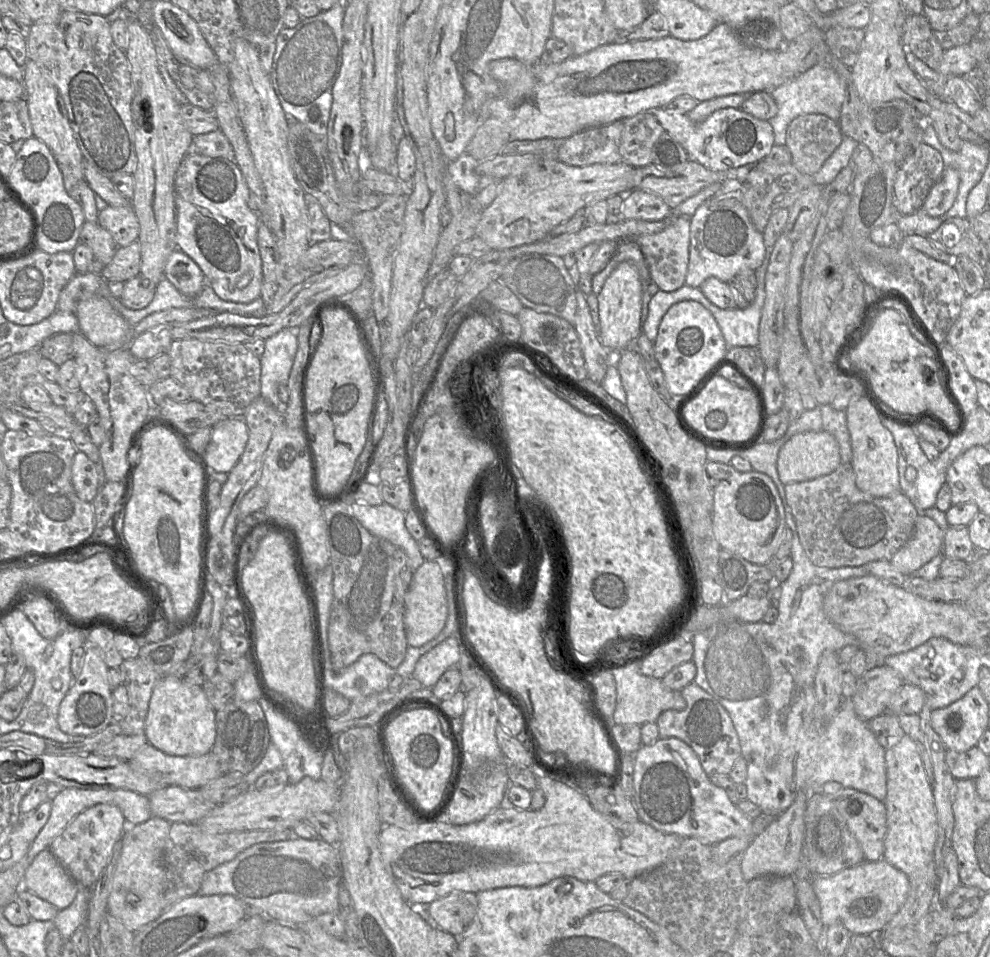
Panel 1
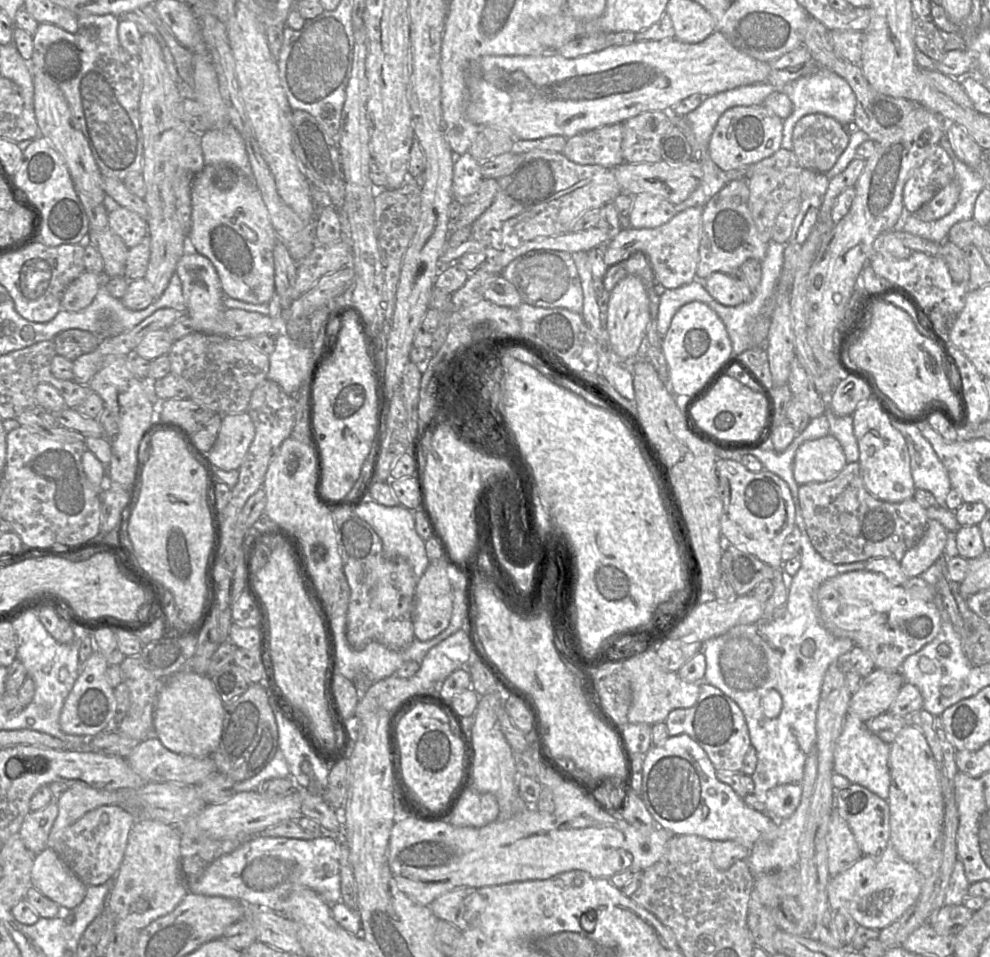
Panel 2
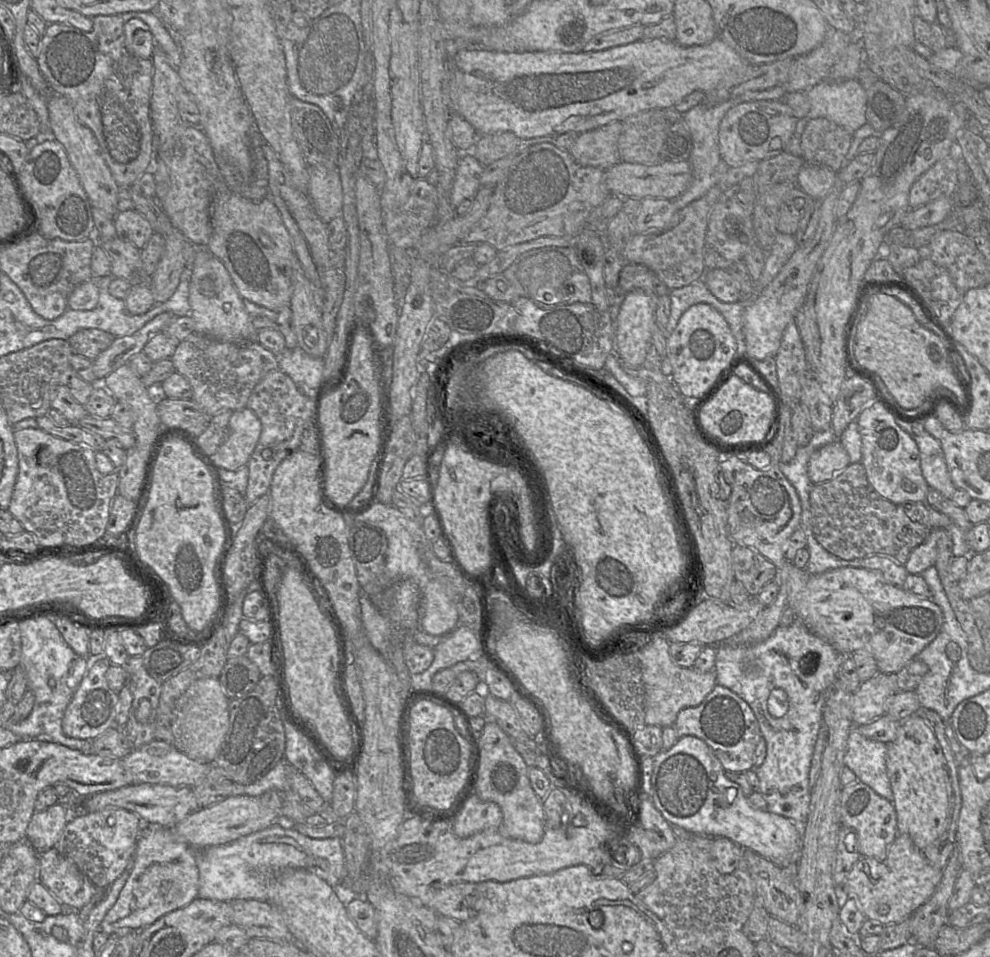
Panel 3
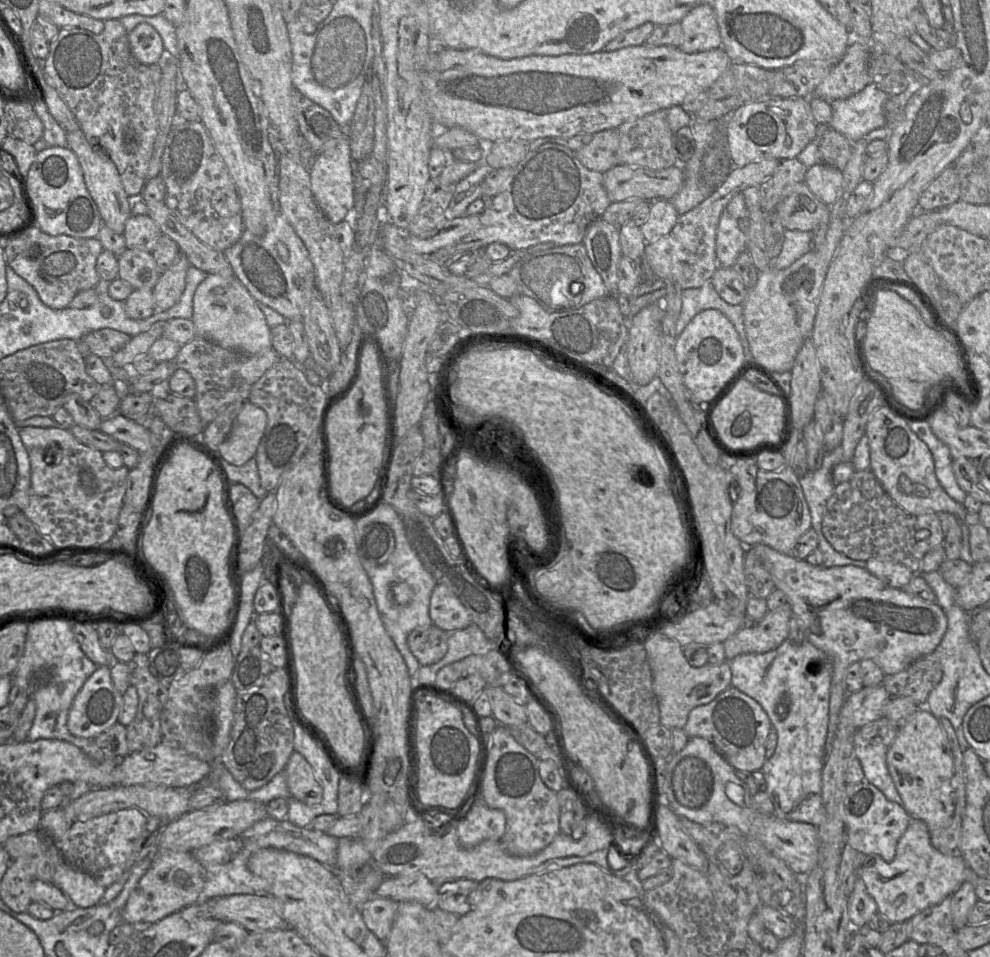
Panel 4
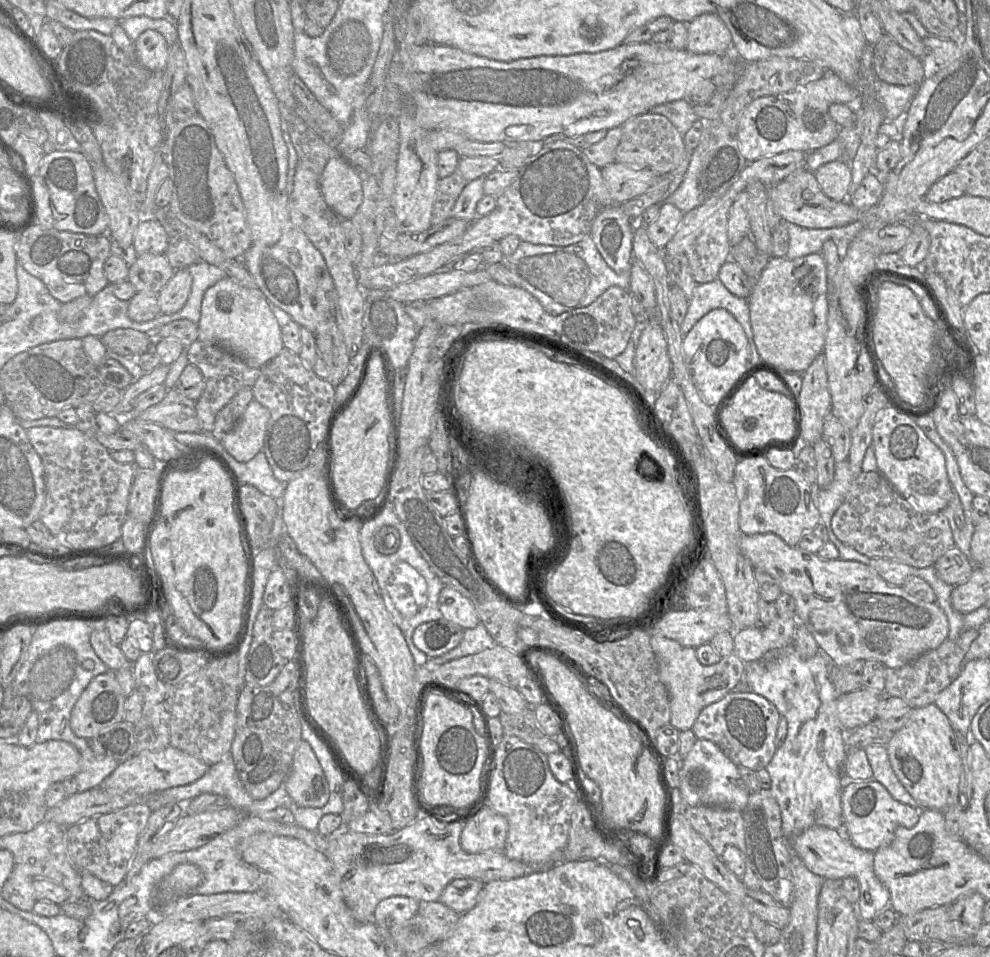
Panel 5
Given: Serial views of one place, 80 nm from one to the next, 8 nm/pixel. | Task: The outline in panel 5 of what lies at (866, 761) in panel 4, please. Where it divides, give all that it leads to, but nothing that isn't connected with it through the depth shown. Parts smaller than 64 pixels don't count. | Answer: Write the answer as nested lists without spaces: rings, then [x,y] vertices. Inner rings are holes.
[[[870,745],[864,749],[873,771],[873,779],[881,783],[895,800],[921,811],[931,810],[922,808],[901,784],[892,769],[885,745]]]

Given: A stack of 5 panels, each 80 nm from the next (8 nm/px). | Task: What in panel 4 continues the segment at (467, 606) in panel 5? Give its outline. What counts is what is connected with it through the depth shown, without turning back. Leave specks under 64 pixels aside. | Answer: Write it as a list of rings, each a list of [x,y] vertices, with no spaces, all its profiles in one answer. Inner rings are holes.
[[[439,583],[431,594],[429,617],[433,625],[447,633],[464,629],[472,623],[470,615],[452,589]]]

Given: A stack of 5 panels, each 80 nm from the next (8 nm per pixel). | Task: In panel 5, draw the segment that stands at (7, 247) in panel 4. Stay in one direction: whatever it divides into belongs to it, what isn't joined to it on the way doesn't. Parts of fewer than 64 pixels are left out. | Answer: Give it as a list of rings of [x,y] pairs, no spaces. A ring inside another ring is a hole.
[[[35,223],[19,234],[16,256],[19,264],[31,275],[39,278],[50,294],[60,303],[68,303],[81,296],[94,297],[109,282],[104,273],[104,263],[111,255],[109,234],[97,236],[58,231]]]

